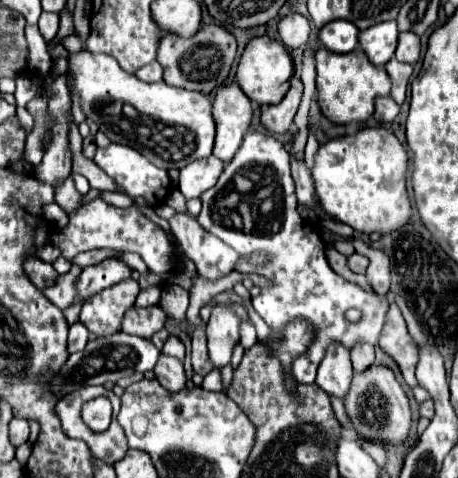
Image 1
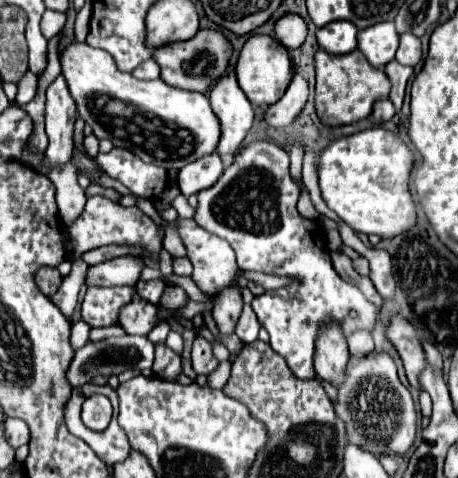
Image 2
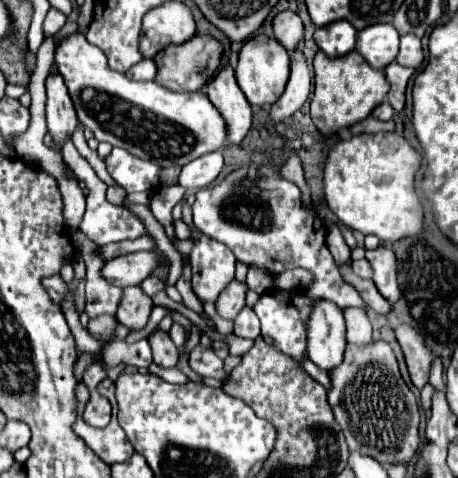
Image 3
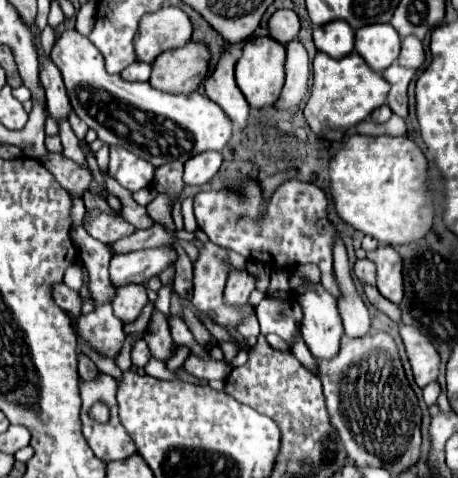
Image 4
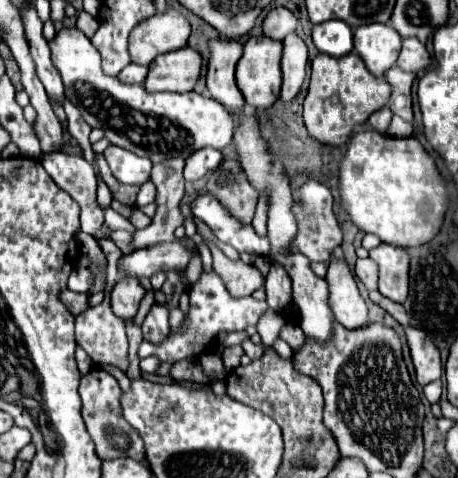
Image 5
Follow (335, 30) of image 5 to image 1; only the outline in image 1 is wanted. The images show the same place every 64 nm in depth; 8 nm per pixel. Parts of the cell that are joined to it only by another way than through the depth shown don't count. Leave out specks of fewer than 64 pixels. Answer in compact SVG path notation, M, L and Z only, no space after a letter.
M334 20L320 30L318 38L330 52L346 54L352 52L358 44L358 28L354 24L348 24L348 20Z

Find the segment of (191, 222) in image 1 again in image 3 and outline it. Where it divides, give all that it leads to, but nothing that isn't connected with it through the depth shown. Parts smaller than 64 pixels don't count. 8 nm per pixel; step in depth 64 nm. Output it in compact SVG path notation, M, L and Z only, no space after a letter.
M202 232L192 234L192 240L192 288L202 304L216 302L220 292L234 278L236 256L228 246L204 236Z

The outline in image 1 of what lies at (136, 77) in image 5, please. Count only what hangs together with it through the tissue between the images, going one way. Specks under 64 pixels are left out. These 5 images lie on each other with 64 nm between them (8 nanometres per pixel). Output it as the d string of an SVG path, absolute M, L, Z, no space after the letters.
M158 62L146 64L144 68L136 70L136 76L144 82L158 82L158 80L162 80L162 66Z

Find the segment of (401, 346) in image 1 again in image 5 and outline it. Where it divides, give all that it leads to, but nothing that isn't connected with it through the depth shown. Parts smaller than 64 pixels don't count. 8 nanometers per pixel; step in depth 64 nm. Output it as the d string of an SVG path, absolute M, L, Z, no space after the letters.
M410 326L410 328L406 328L406 338L408 338L408 346L410 346L418 382L422 386L426 386L434 380L440 380L440 374L442 374L440 352L434 346L434 342L426 336L426 332Z

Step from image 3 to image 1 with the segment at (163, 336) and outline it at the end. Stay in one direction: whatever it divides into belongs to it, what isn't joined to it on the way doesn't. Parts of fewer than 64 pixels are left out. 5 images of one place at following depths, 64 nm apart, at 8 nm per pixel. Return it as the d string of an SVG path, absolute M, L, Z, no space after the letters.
M160 354L154 374L158 378L158 382L170 390L170 392L178 392L186 386L186 376L184 376L184 368L182 368L182 360L176 360L174 356L164 356Z

